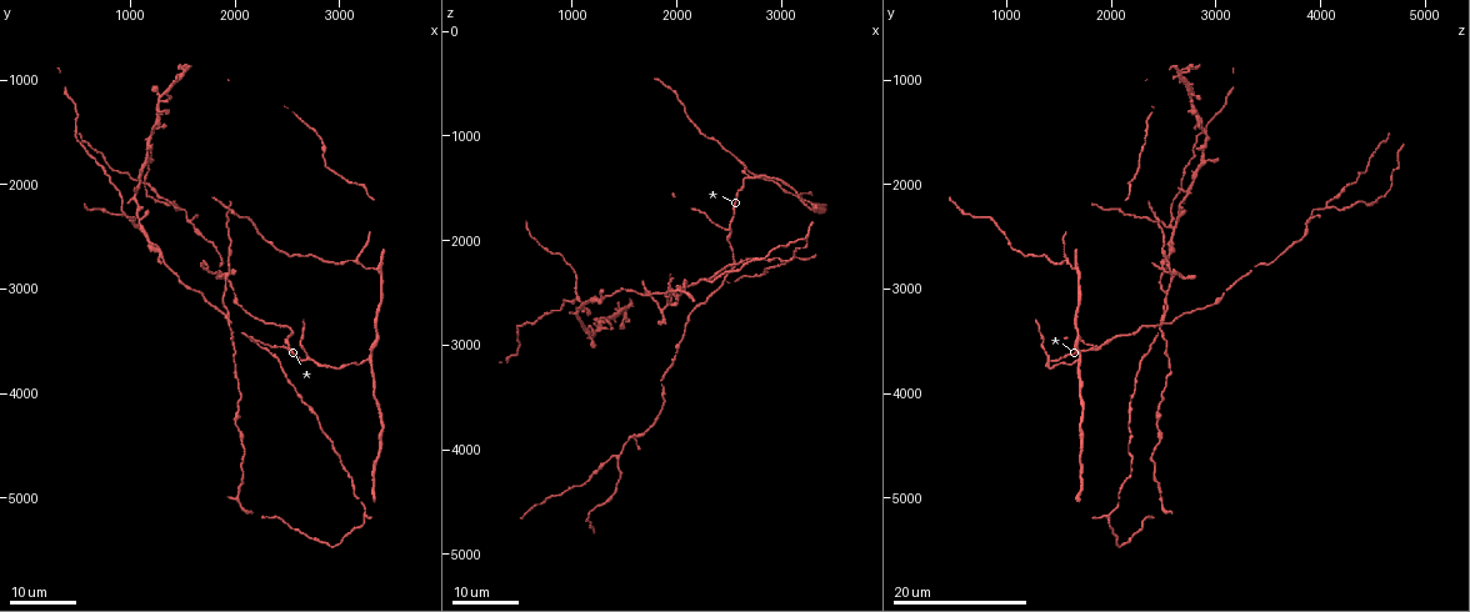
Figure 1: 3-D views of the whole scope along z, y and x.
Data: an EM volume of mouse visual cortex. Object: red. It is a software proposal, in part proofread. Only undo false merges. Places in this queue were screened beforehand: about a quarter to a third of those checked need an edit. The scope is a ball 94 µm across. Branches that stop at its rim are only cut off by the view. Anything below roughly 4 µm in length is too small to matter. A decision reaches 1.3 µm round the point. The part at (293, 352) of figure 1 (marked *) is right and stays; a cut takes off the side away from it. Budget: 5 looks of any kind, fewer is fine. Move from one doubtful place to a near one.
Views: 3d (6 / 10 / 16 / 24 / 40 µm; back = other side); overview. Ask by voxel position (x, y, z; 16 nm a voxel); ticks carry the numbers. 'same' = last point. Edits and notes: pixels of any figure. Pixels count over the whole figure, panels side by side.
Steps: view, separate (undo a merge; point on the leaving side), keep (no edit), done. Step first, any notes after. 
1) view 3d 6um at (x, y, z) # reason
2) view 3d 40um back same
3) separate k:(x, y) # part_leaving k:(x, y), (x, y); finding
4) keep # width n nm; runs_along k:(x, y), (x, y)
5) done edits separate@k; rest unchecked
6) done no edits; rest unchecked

view 3d 24um at (2700, 3680, 1380) # a fork

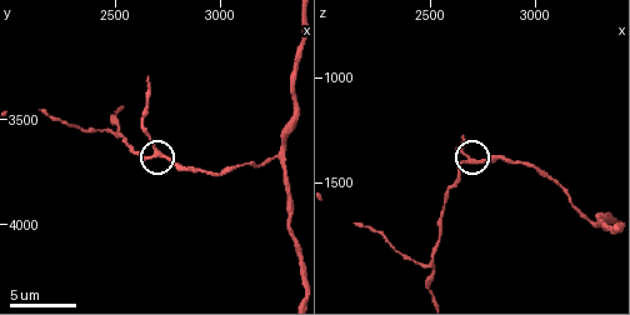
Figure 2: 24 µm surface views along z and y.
view 3d 6um at (2700, 3650, 1400) # closer look

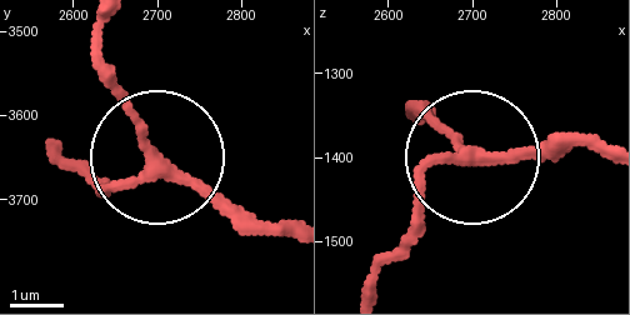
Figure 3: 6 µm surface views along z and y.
keep # continuous, no second cell

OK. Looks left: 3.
view 3d 10um at (2490, 3560, 1900) # three arms meet

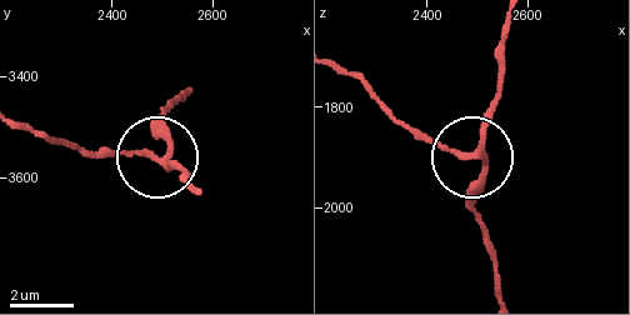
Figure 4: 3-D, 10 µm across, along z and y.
view 3d 10um back at (2500, 3560, 1890)

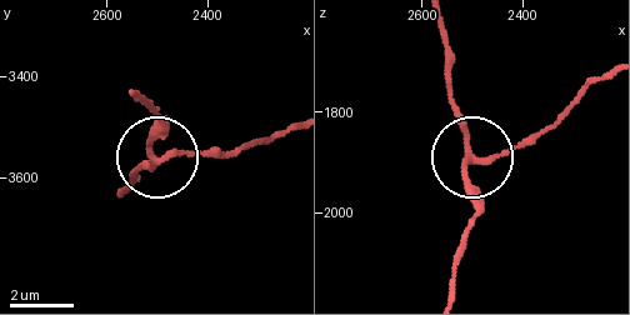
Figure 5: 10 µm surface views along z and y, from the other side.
keep # runs_along 5:(444, 35), (451, 96), (476, 153), (493, 159), (546, 131); all the same cell

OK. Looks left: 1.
done no edits; rest unchecked

